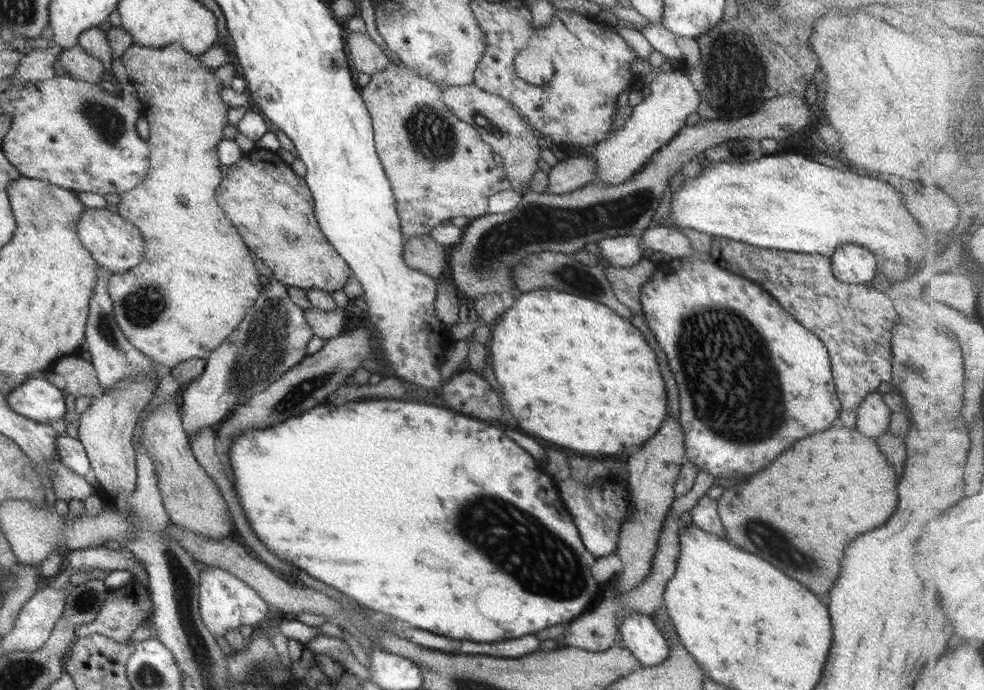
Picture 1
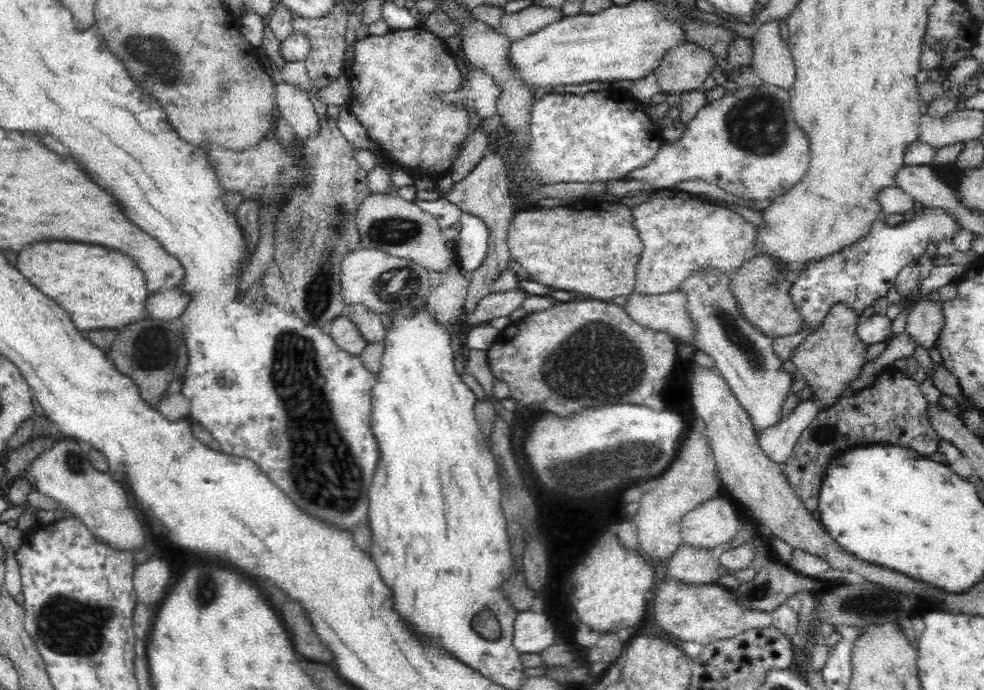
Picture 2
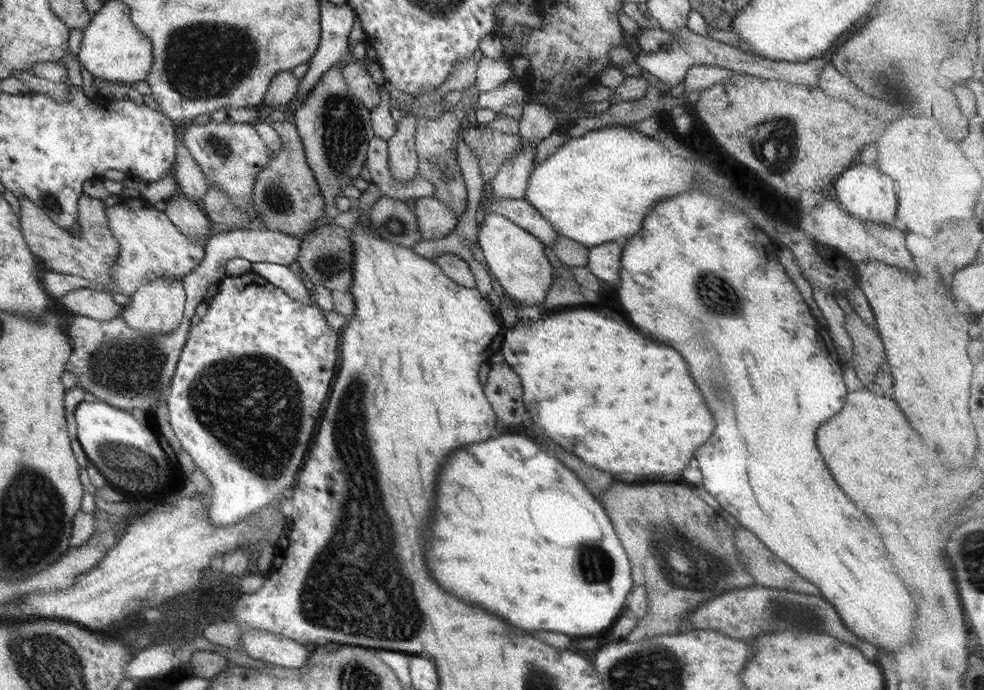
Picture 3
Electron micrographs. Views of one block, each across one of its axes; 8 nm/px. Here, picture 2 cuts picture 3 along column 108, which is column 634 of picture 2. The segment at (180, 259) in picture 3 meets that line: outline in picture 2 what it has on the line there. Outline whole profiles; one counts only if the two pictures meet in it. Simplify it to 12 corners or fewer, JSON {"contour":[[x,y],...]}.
{"contour":[[675,188],[631,209],[633,291],[734,274],[755,242],[742,216]]}

